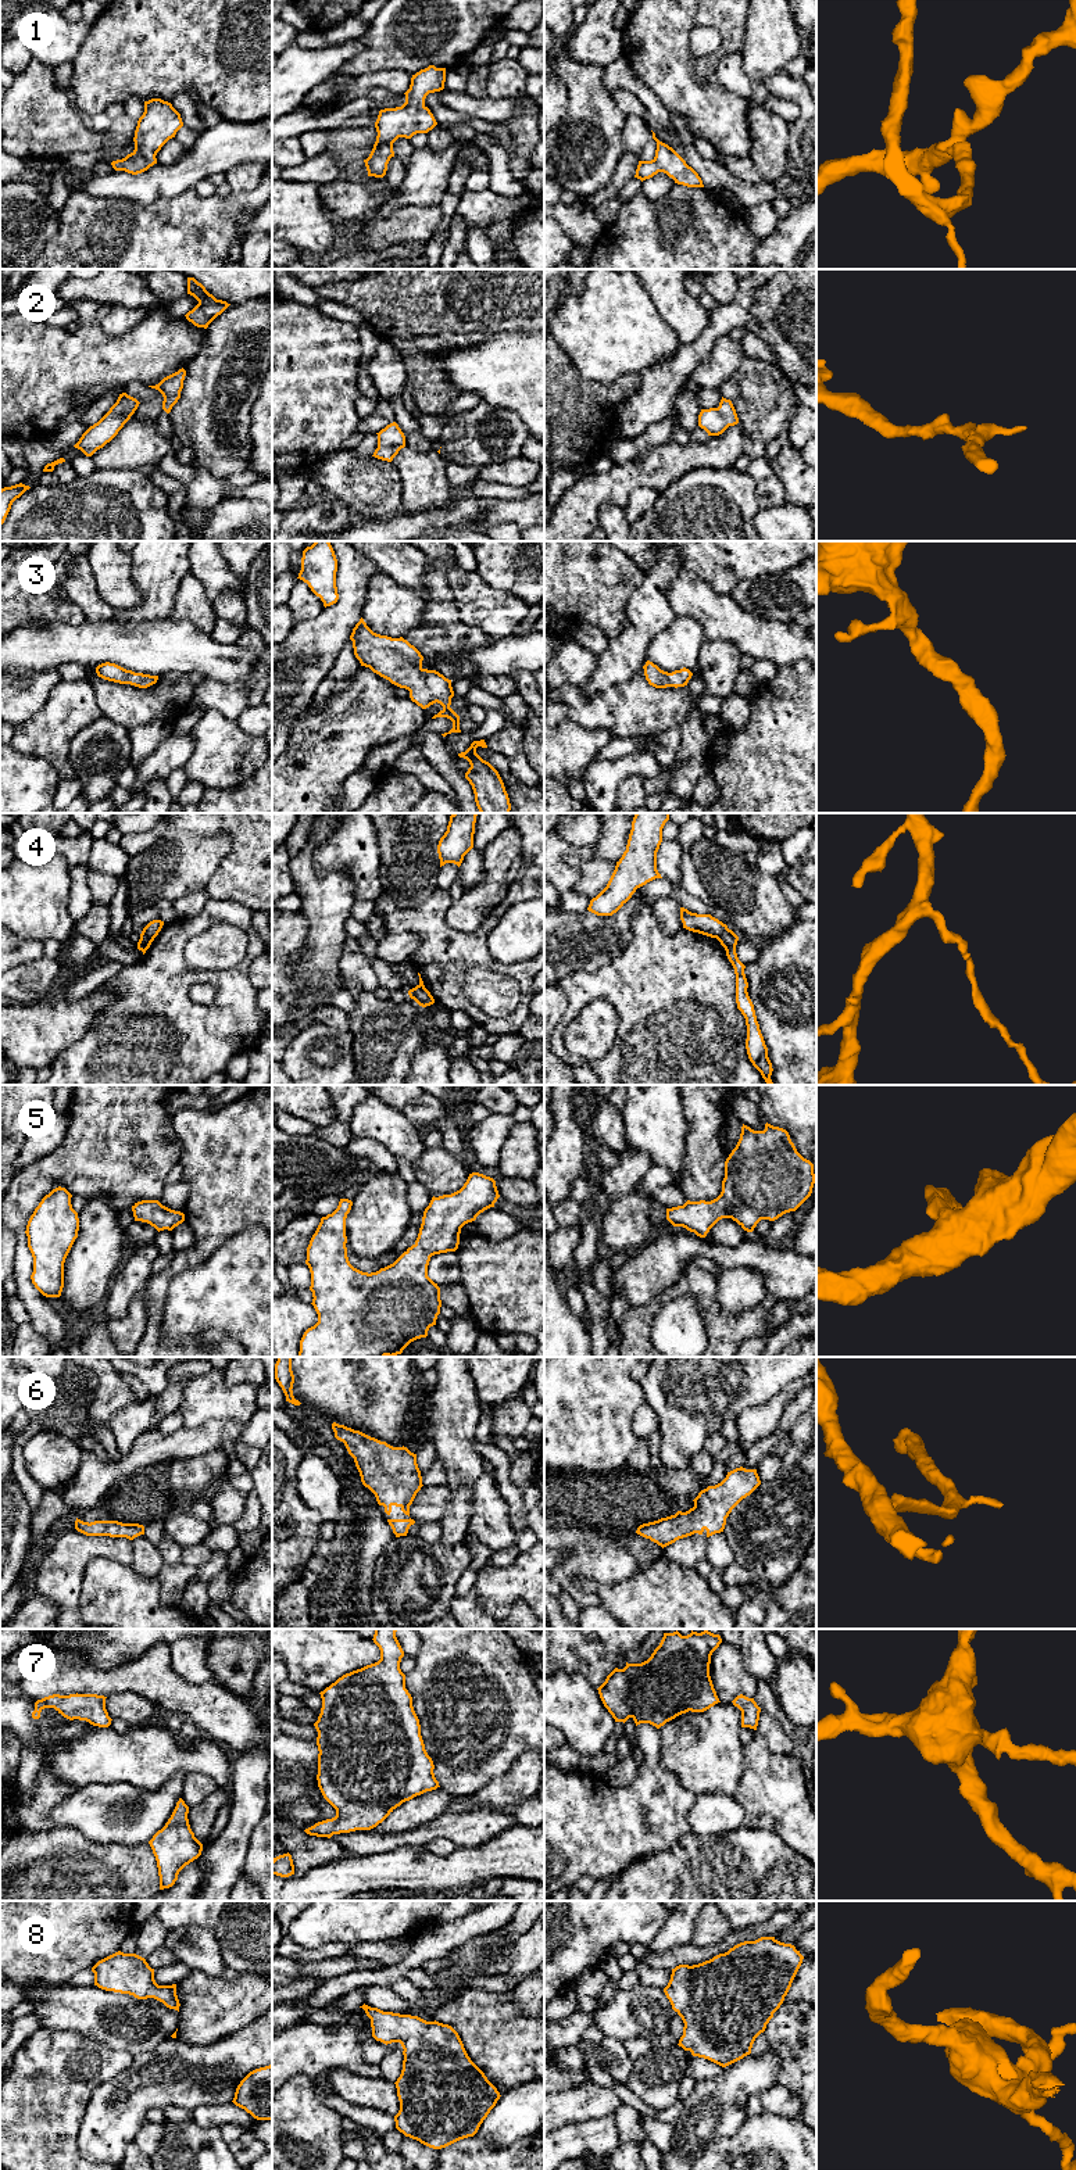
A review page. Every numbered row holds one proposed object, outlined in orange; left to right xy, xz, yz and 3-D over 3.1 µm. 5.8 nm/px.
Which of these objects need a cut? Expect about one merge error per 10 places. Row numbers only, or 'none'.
4

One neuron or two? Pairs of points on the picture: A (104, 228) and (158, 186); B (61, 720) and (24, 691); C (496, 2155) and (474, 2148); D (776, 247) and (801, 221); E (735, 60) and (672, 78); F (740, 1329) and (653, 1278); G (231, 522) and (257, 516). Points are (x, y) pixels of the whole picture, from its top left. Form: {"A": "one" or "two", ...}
{"A": "two", "B": "two", "C": "one", "D": "one", "E": "two", "F": "two", "G": "one"}

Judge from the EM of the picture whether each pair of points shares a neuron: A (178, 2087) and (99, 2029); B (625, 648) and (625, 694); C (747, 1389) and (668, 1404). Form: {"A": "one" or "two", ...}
{"A": "two", "B": "two", "C": "one"}

